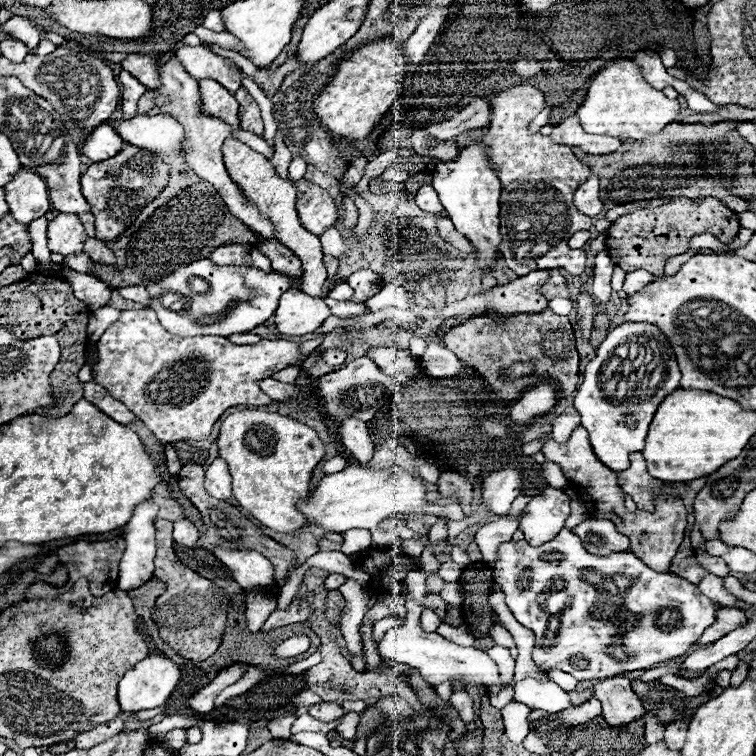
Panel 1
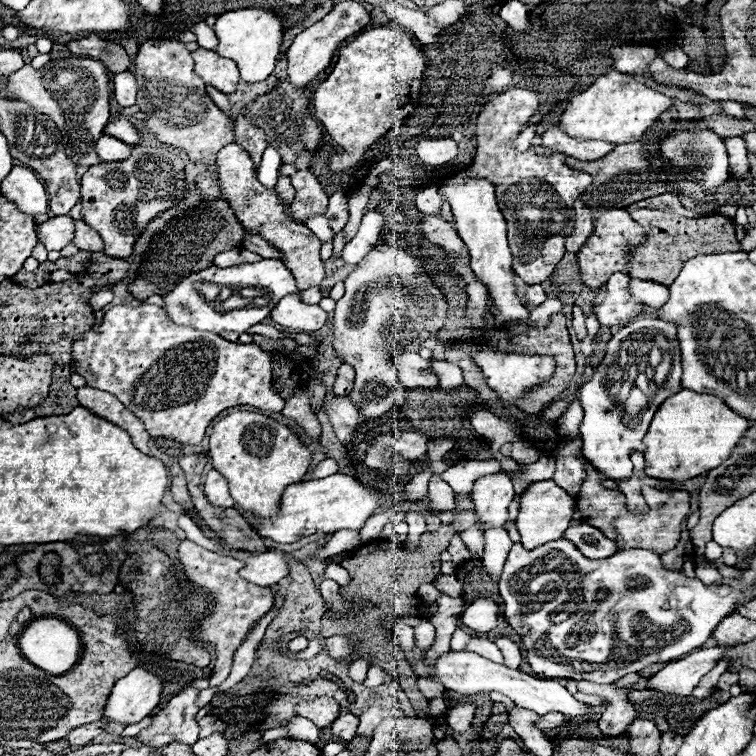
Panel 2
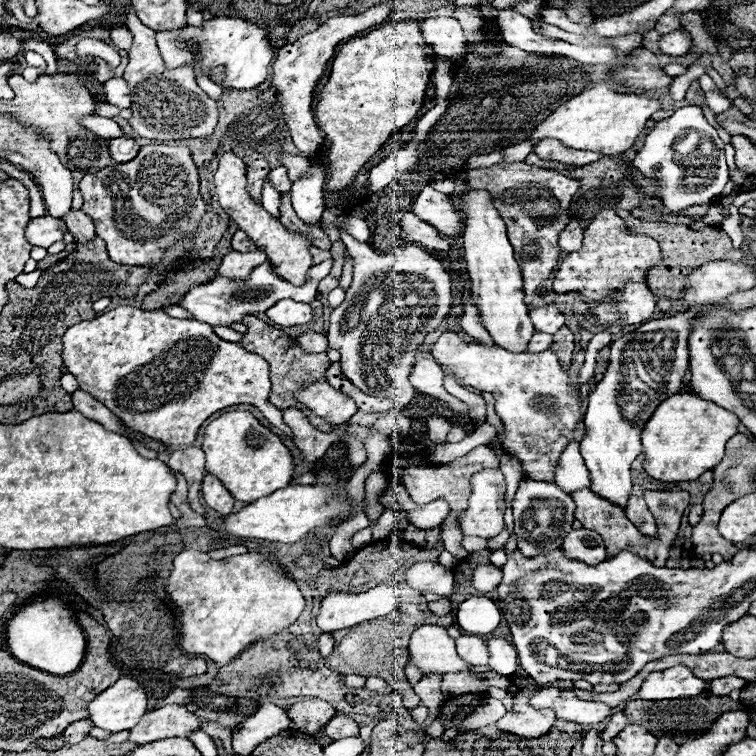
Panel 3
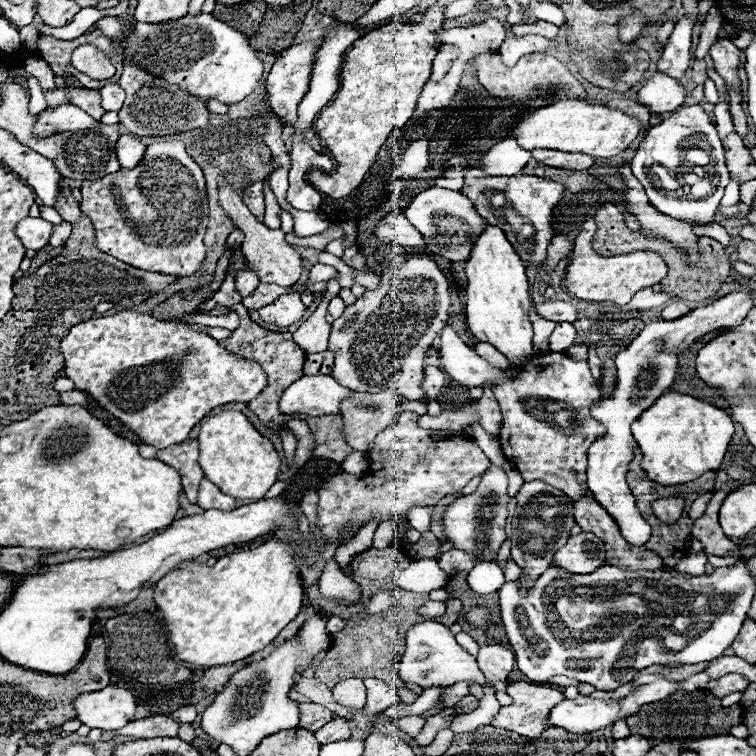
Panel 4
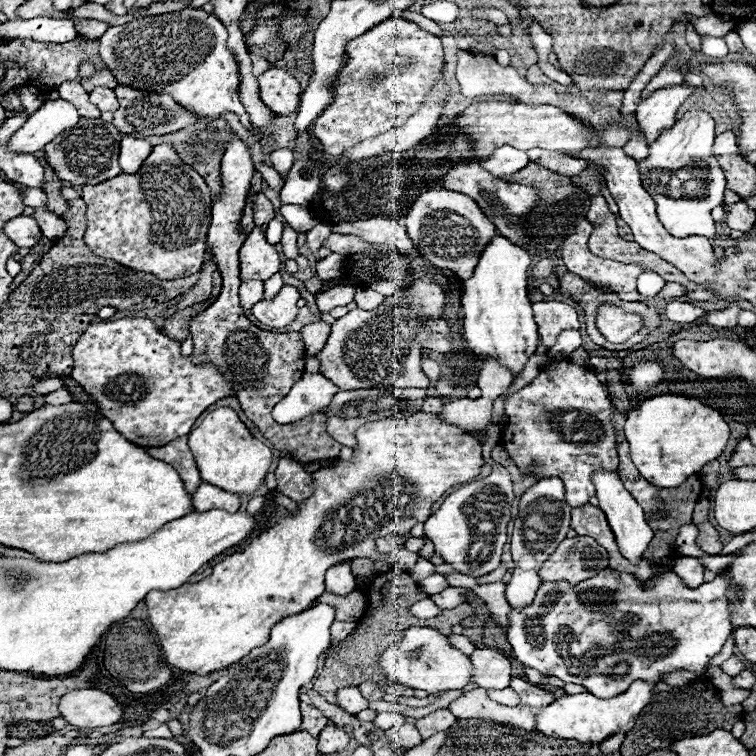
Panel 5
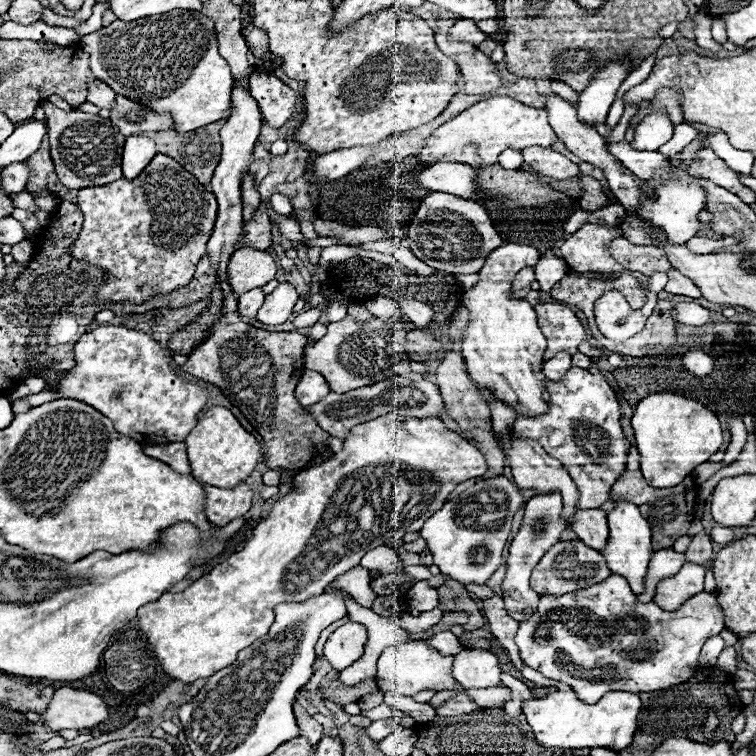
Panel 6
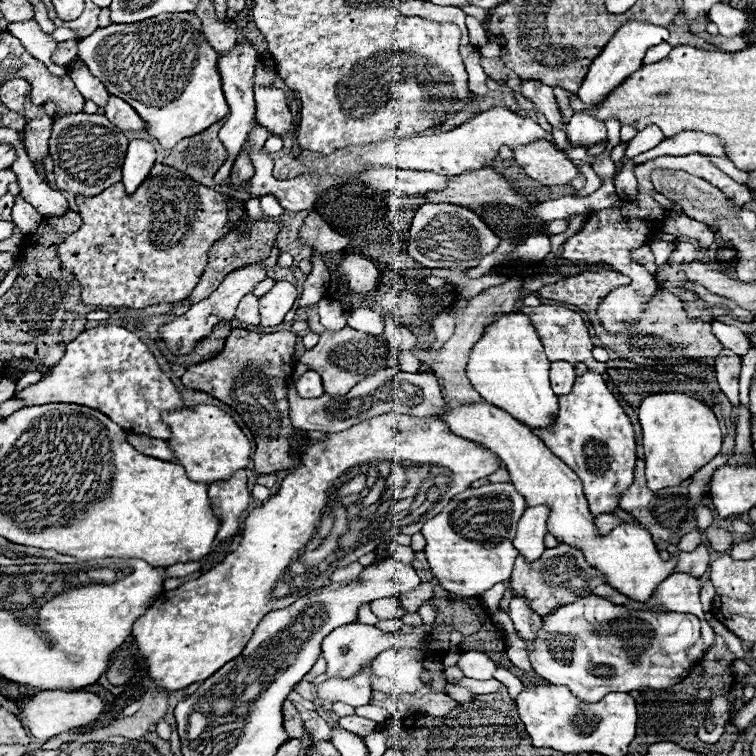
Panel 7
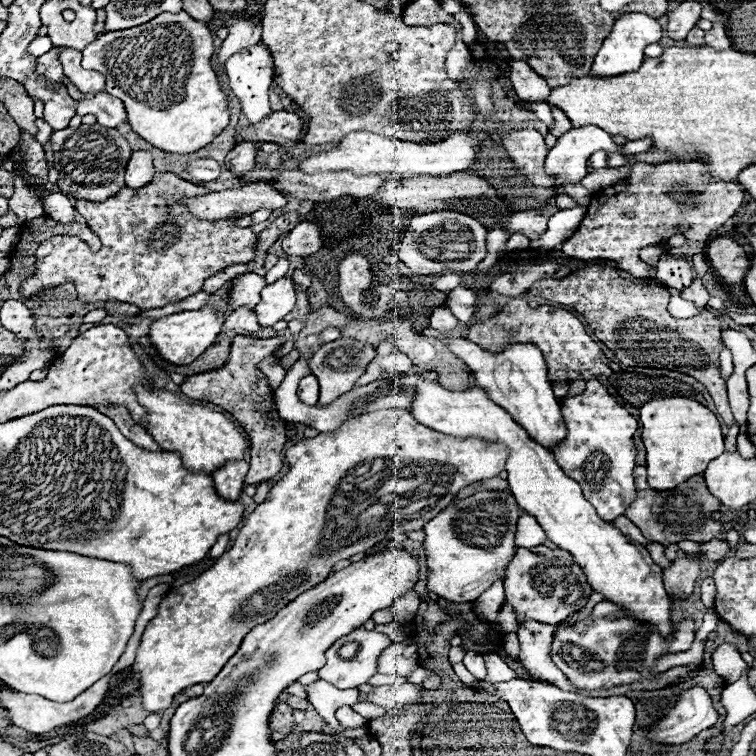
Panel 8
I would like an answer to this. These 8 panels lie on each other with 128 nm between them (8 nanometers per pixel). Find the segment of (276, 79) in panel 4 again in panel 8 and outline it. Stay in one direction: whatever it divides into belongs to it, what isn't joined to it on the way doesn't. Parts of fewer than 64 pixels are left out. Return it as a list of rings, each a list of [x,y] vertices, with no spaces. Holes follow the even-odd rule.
[[[272,112],[258,124],[240,130],[242,142],[274,142],[280,146],[294,146],[302,141],[305,121],[296,112]]]

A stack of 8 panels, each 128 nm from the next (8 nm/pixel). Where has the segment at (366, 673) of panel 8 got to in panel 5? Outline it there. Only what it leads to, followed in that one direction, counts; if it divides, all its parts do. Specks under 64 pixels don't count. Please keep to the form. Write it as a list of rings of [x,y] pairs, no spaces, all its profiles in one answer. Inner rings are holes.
[[[334,622],[334,624],[330,626],[330,632],[332,632],[332,642],[330,642],[330,646],[336,646],[336,644],[340,644],[342,640],[346,640],[346,638],[356,630],[356,626],[358,626],[358,622]]]

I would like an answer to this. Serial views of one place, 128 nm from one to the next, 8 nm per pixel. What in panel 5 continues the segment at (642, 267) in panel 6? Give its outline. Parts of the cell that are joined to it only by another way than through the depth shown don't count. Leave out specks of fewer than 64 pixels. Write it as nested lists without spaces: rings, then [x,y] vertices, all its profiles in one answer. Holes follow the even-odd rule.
[[[598,194],[598,196],[592,198],[592,204],[590,204],[590,208],[588,208],[586,218],[588,218],[590,222],[598,222],[598,226],[594,228],[594,232],[592,232],[592,236],[590,236],[590,242],[588,242],[590,250],[592,250],[596,256],[610,258],[610,260],[616,260],[616,262],[622,262],[622,264],[640,264],[640,266],[644,266],[644,270],[650,270],[650,272],[660,274],[666,282],[680,282],[680,284],[684,284],[684,286],[688,288],[688,296],[694,298],[694,300],[712,300],[712,298],[714,298],[714,294],[712,294],[710,290],[706,290],[706,288],[702,288],[702,286],[696,286],[694,282],[690,282],[688,278],[684,278],[684,274],[682,274],[680,270],[676,270],[672,264],[668,264],[666,260],[662,260],[658,254],[652,254],[652,252],[640,248],[636,242],[628,242],[628,240],[620,238],[618,232],[616,232],[614,214],[608,210],[608,204],[606,204],[604,196]]]

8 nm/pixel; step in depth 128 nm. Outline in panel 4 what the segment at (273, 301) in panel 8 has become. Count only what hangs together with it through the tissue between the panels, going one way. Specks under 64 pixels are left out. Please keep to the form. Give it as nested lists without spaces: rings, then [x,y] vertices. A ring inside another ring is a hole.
[[[292,292],[292,294],[280,296],[276,302],[268,304],[268,306],[262,306],[258,310],[258,314],[268,324],[290,326],[290,324],[298,322],[304,316],[304,310],[306,310],[306,306],[302,304],[300,294],[298,292]]]

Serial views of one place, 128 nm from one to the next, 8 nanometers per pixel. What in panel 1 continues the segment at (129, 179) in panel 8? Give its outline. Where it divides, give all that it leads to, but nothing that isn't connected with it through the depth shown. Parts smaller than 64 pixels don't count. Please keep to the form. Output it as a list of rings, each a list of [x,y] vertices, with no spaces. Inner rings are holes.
[[[104,122],[86,138],[82,154],[88,156],[92,162],[102,162],[116,156],[122,146],[124,146],[124,140],[114,132],[110,124]]]

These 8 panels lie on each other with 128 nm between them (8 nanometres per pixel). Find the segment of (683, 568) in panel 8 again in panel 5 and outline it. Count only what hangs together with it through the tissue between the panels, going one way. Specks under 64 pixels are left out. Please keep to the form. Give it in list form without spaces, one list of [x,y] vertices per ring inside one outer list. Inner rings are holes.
[[[710,522],[698,524],[698,548],[704,550],[706,554],[718,554],[722,550],[722,542],[720,542],[720,534],[716,532],[716,528]]]

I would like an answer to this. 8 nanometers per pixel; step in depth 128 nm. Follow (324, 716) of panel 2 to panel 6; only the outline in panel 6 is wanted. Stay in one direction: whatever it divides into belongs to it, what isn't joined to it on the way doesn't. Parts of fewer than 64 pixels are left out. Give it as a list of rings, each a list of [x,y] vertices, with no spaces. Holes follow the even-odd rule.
[[[294,702],[294,716],[296,716],[300,736],[308,738],[310,744],[318,744],[318,740],[322,738],[322,726],[298,702]]]

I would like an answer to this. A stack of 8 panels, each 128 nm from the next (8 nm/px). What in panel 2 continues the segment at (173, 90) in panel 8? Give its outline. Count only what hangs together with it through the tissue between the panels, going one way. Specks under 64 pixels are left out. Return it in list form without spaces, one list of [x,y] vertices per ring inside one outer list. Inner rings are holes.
[[[256,8],[226,12],[218,16],[214,24],[214,32],[218,36],[216,54],[236,62],[240,70],[240,80],[254,84],[266,80],[274,72],[274,64],[282,44],[282,22],[274,12],[256,10]]]

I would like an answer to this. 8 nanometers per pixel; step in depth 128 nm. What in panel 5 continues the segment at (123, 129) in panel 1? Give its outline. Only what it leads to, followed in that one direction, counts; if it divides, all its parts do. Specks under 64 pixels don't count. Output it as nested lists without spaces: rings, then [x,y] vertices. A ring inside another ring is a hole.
[[[66,100],[46,102],[36,110],[8,140],[8,150],[14,154],[32,154],[52,142],[62,130],[76,126],[80,120],[76,108]]]

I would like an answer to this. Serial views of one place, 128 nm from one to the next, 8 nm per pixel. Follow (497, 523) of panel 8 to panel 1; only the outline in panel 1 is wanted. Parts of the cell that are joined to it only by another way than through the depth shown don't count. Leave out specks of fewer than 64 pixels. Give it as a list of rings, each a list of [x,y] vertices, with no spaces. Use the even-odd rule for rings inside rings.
[[[512,466],[498,470],[484,478],[482,482],[482,502],[496,516],[506,516],[512,500],[520,494],[522,480],[520,472]]]

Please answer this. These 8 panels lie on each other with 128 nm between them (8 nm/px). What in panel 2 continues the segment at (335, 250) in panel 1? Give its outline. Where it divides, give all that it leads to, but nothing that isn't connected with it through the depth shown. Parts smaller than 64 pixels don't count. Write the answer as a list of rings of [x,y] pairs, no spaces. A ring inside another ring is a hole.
[[[314,214],[314,216],[306,218],[306,220],[304,220],[304,226],[308,226],[322,242],[332,240],[332,230],[330,230],[330,226],[328,226],[328,220],[326,220],[322,214]]]

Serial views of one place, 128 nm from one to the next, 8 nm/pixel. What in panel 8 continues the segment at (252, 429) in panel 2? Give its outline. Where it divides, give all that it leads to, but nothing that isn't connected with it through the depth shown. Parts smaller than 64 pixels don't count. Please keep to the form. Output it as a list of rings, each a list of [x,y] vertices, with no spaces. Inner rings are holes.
[[[136,386],[134,388],[138,402],[146,410],[146,430],[148,434],[160,444],[162,450],[178,452],[184,458],[184,466],[192,472],[206,472],[212,474],[216,468],[230,460],[242,460],[244,452],[248,448],[248,442],[244,434],[220,412],[214,412],[204,406],[186,404],[176,394],[172,394],[166,388],[148,388],[148,386]]]

